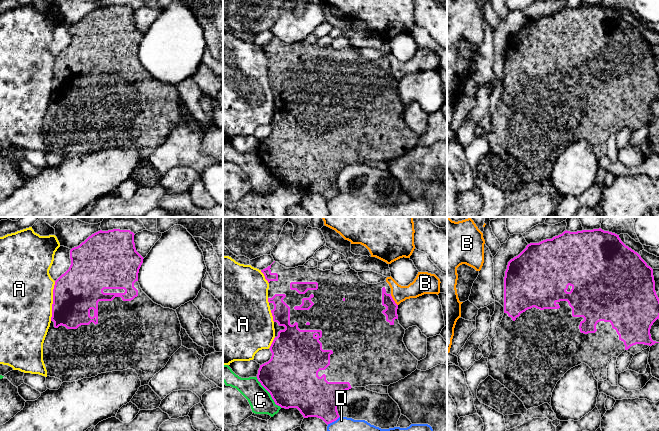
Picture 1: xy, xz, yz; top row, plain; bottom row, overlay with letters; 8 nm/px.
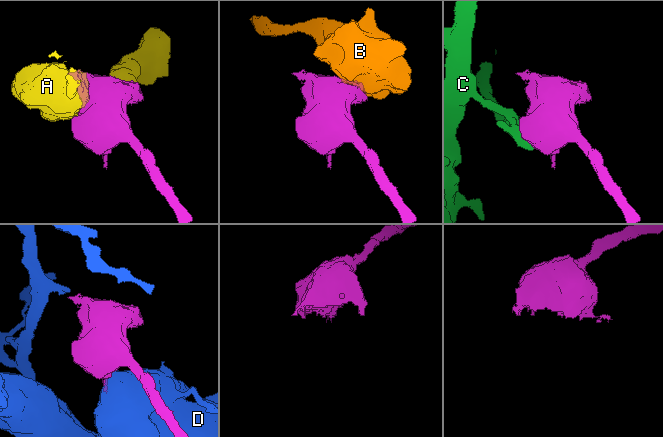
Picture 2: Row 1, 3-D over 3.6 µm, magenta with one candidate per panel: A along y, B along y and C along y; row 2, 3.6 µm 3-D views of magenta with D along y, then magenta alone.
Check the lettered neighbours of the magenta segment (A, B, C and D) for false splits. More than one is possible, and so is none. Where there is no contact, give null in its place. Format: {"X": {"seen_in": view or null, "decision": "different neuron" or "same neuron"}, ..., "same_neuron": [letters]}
{"A": {"seen_in": "xy", "decision": "different neuron"}, "B": {"seen_in": "xz", "decision": "different neuron"}, "C": {"seen_in": "xz", "decision": "different neuron"}, "D": {"seen_in": "xz", "decision": "different neuron"}, "same_neuron": []}

